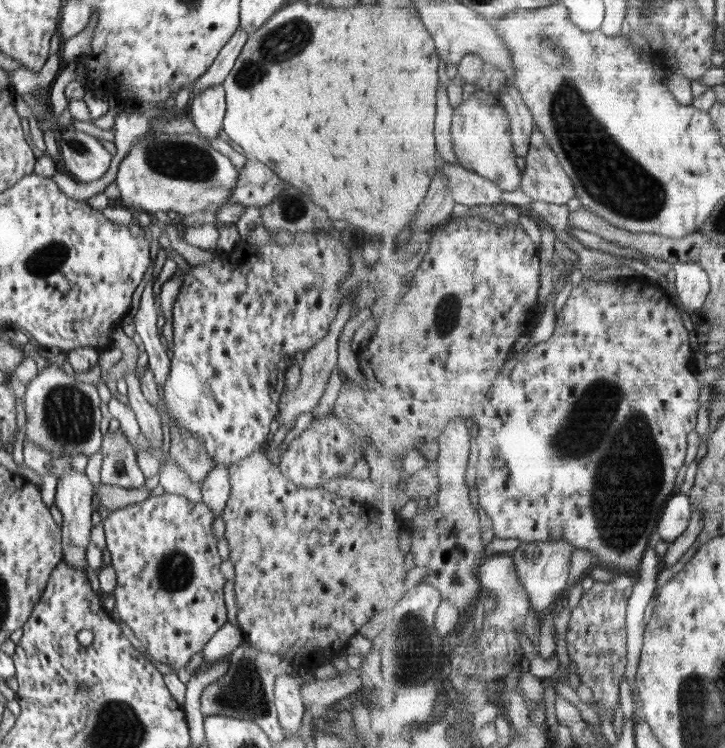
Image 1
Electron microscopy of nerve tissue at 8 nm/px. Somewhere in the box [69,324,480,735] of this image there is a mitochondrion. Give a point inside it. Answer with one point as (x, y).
(242, 692)

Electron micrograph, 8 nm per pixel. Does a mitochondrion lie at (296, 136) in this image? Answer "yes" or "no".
no

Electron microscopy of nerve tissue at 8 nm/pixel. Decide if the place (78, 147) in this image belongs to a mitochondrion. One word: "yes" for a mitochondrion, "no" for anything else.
yes

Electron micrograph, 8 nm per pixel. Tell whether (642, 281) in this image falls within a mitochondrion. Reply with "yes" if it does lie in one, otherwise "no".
no

